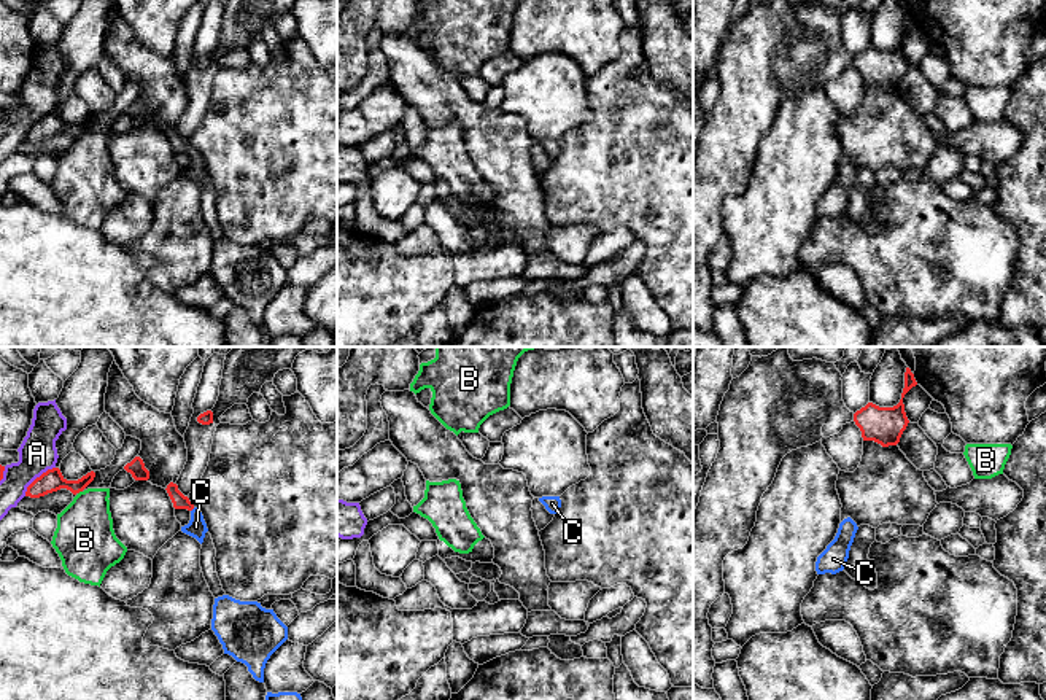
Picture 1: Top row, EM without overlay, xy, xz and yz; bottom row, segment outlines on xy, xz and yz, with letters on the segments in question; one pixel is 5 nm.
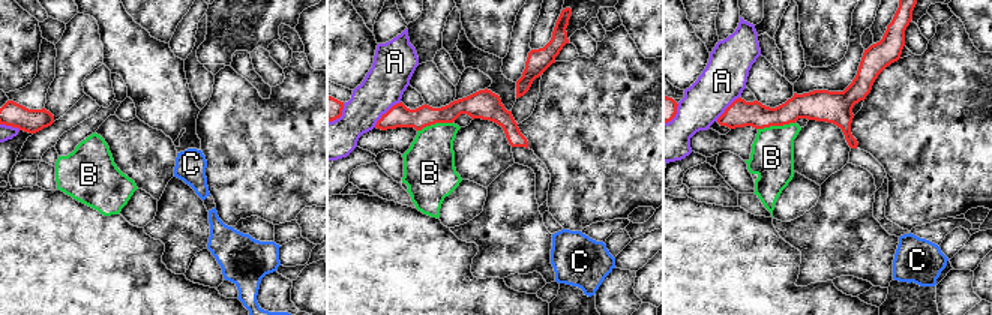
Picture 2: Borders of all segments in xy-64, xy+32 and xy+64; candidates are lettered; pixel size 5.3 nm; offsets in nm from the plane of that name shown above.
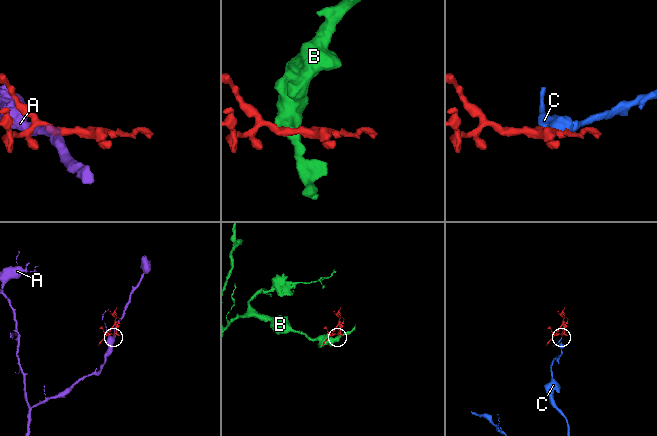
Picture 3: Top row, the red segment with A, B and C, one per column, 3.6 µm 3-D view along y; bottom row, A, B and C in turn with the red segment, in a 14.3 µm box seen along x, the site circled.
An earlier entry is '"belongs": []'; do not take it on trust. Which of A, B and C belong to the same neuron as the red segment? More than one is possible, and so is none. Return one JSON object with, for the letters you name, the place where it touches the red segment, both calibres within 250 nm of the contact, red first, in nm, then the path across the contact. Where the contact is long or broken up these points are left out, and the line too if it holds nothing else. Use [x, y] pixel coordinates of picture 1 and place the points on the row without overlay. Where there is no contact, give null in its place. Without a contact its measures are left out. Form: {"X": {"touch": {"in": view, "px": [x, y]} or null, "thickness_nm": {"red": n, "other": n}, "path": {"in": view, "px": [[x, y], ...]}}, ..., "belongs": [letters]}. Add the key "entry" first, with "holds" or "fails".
{"entry": "fails", "C": {"touch": null}, "belongs": ["C"]}

